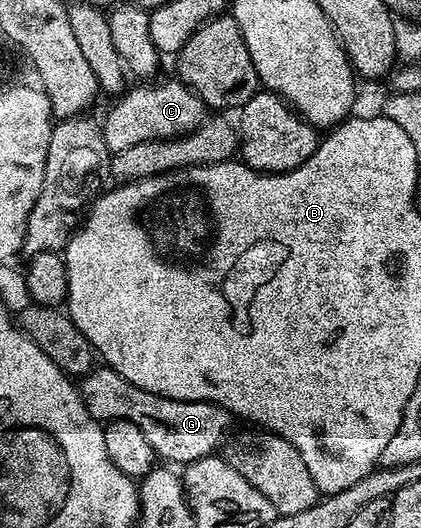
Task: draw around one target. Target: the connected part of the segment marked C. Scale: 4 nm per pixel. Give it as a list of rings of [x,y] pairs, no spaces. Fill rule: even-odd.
[[[180,79],[141,82],[138,88],[130,87],[120,93],[103,119],[103,135],[110,153],[139,146],[148,140],[171,140],[194,132],[207,118],[205,104]]]

